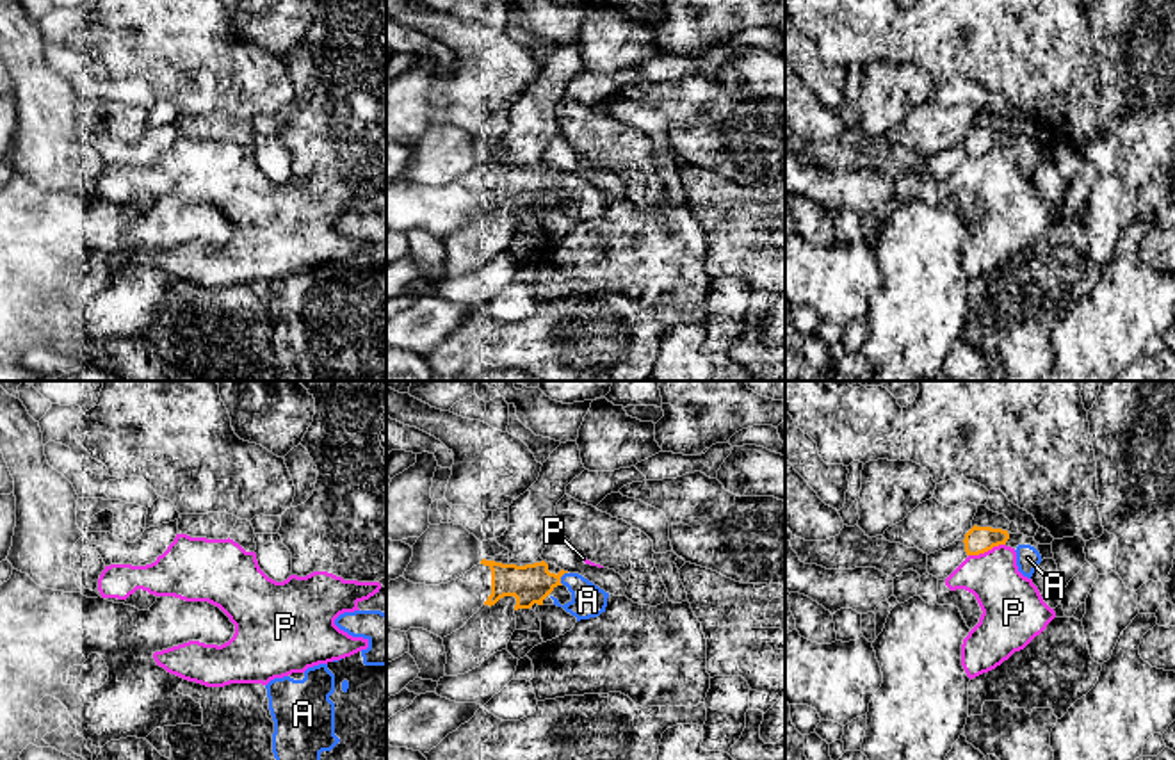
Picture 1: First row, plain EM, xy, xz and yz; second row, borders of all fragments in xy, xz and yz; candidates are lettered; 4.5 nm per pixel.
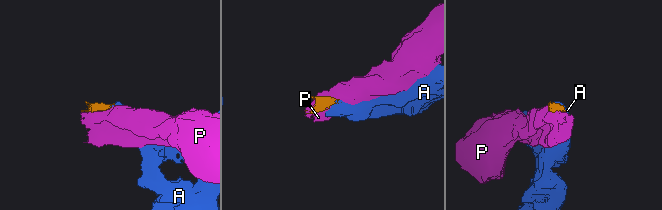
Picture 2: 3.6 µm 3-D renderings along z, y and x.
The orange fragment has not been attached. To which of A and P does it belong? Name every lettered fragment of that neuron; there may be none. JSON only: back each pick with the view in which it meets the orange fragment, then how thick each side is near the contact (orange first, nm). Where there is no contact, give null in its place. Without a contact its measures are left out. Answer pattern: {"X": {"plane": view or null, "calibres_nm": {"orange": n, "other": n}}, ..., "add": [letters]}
{"A": {"plane": "xz", "calibres_nm": {"orange": 180, "other": 160}}, "add": ["A"]}

